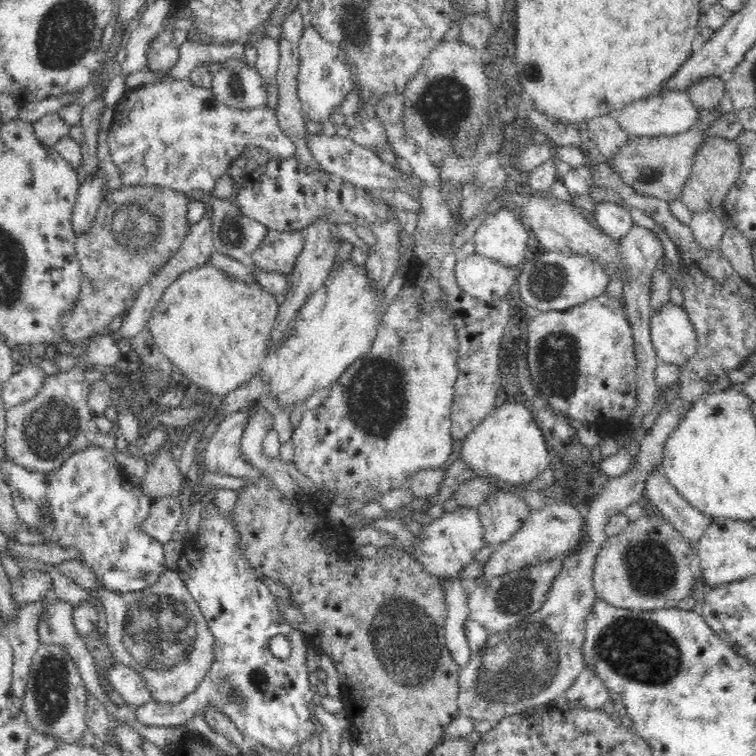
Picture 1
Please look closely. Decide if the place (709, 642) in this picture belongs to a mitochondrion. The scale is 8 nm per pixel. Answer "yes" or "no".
no

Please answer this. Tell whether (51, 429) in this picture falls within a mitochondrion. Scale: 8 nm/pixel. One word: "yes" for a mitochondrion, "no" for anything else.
yes

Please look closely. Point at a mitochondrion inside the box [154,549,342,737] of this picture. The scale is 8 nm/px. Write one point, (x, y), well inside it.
(236, 698)

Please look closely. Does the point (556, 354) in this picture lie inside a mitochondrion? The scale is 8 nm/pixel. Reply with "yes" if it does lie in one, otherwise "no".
yes

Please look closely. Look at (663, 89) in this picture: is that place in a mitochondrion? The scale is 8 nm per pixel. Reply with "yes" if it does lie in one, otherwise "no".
no

